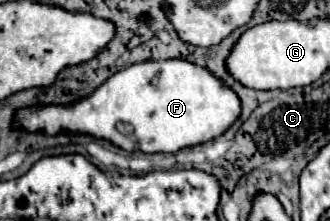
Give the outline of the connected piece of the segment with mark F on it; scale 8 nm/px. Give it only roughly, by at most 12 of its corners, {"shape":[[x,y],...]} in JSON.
{"shape":[[184,59],[134,63],[74,107],[22,111],[126,151],[222,135],[238,93]]}

